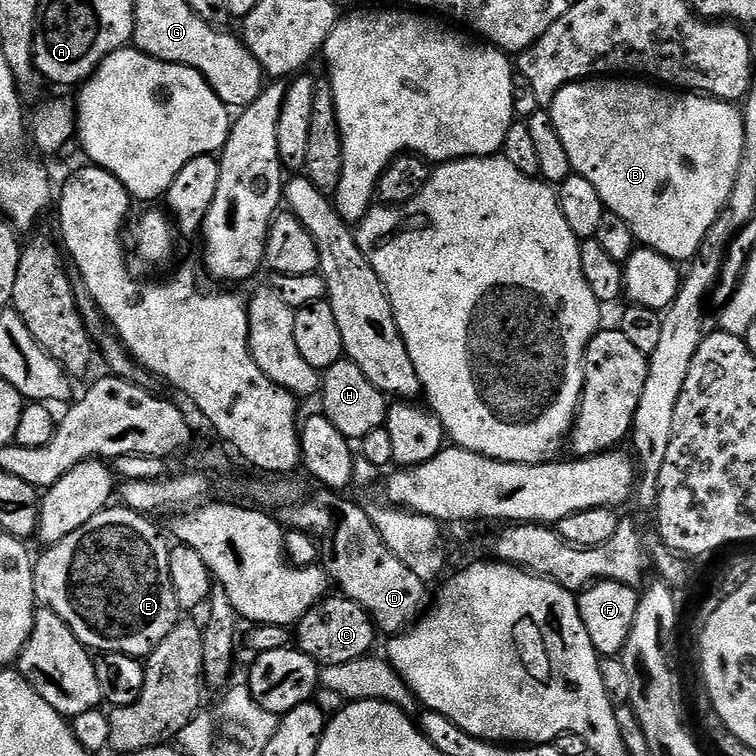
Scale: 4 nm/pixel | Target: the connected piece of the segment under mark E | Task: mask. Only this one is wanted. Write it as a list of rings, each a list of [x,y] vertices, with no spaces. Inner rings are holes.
[[[109,506],[103,512],[99,512],[94,518],[90,518],[90,522],[86,522],[86,526],[82,526],[78,530],[74,530],[74,534],[62,538],[62,542],[45,547],[40,560],[38,556],[38,559],[35,561],[32,573],[34,574],[34,590],[36,591],[37,601],[54,614],[58,614],[58,618],[62,618],[62,622],[66,622],[66,626],[70,626],[70,630],[74,630],[74,634],[82,641],[85,648],[93,653],[117,652],[127,656],[147,658],[160,645],[162,638],[166,638],[170,634],[170,630],[174,630],[174,626],[180,623],[182,619],[182,609],[178,598],[174,594],[174,582],[170,582],[169,541],[164,541],[163,534],[148,520],[151,519],[147,515],[132,512],[126,507]]]

